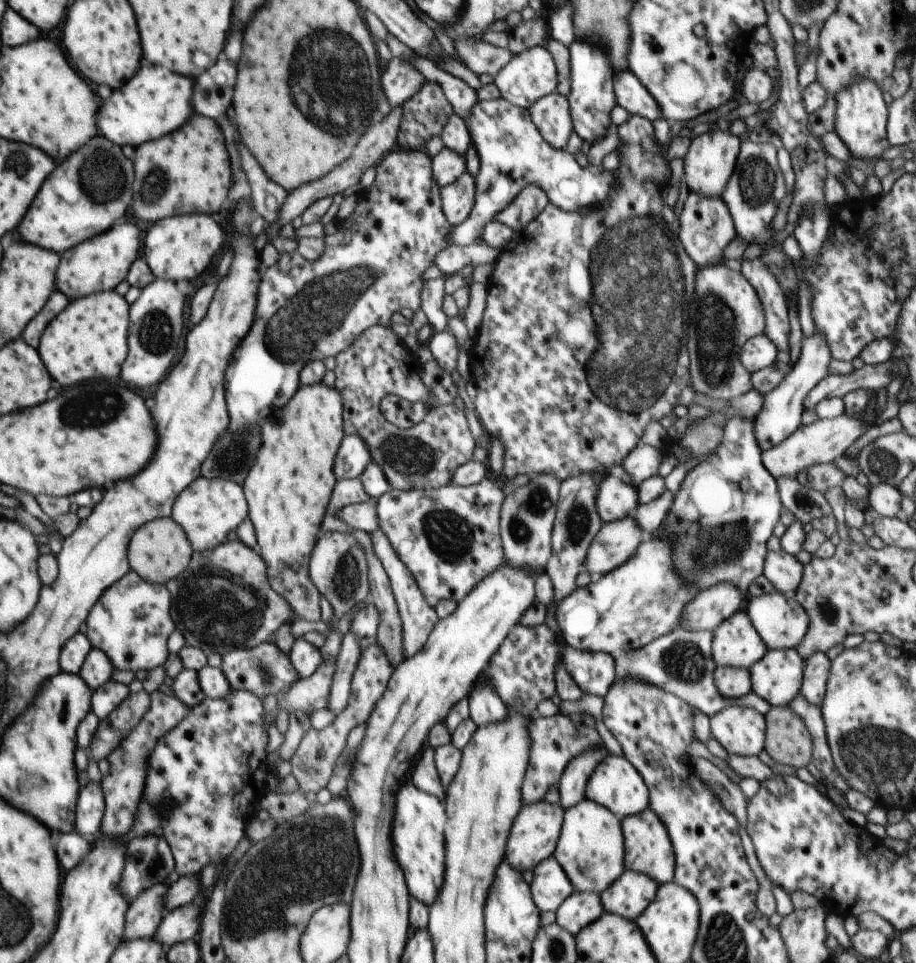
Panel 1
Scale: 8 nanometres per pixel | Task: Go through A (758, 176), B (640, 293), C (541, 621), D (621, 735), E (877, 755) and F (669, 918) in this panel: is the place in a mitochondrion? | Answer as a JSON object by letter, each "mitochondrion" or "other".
{"A":"mitochondrion","B":"mitochondrion","C":"other","D":"other","E":"mitochondrion","F":"other"}

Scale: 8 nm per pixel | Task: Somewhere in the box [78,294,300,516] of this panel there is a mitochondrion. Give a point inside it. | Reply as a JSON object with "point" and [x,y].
{"point":[156,334]}

